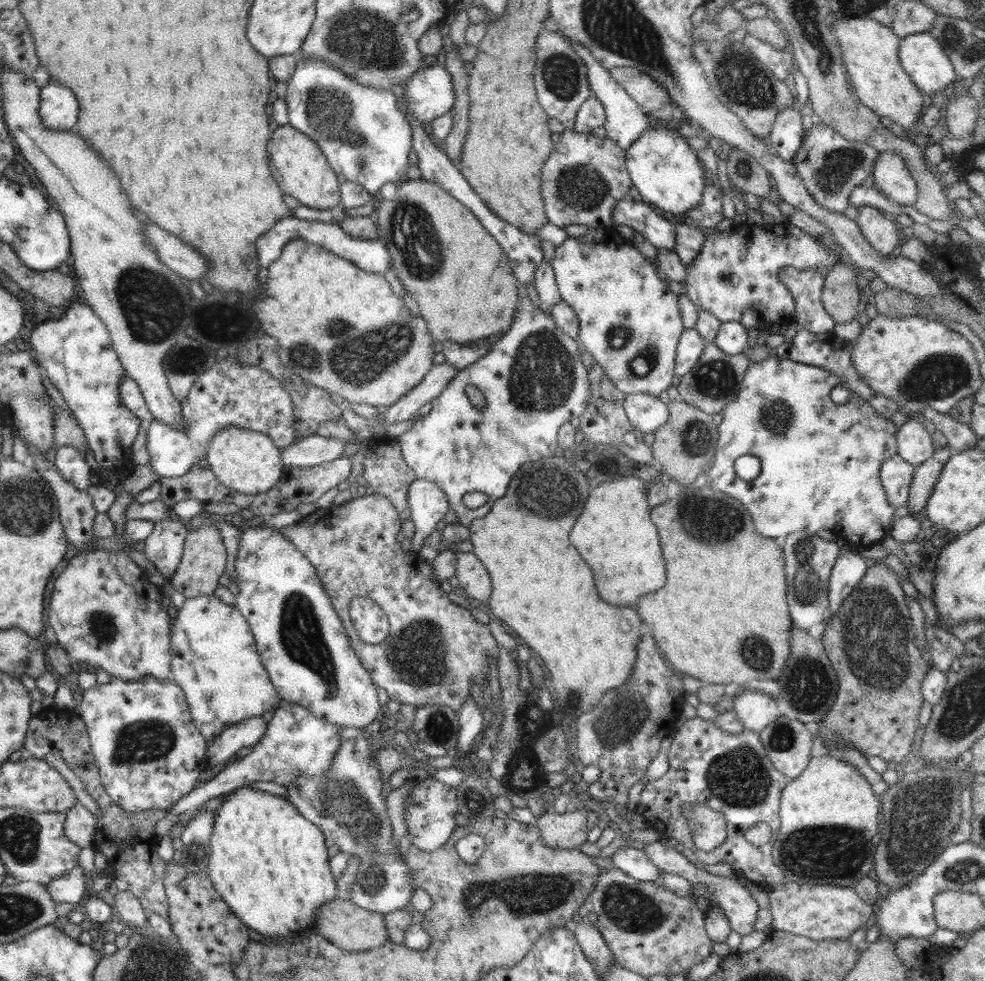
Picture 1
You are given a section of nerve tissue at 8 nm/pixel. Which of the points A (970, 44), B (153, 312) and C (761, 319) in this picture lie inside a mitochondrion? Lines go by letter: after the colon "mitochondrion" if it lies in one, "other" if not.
A: mitochondrion
B: mitochondrion
C: other

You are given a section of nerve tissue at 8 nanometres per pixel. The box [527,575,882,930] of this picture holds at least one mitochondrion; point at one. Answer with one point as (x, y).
(837, 853)

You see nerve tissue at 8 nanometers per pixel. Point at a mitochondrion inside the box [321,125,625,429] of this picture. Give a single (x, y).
(542, 379)

